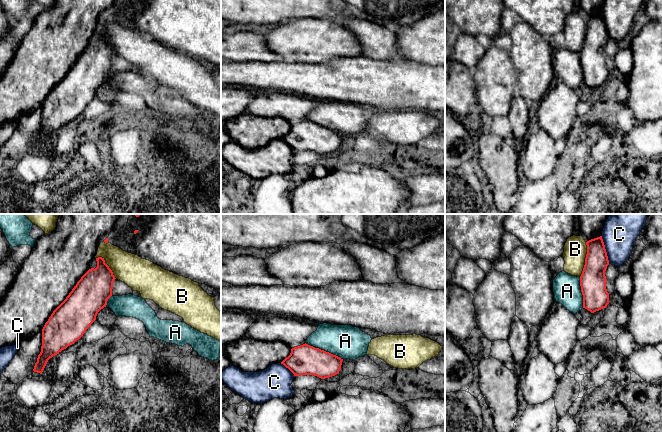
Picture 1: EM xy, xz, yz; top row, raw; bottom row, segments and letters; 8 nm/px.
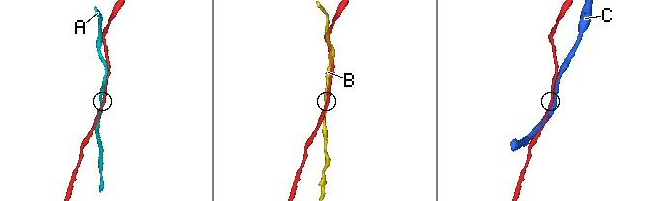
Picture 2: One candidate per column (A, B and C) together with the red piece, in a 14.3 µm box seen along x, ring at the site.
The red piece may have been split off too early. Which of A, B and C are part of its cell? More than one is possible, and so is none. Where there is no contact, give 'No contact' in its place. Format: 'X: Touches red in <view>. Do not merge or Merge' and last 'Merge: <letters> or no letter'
A: Touches red in xz. Do not merge
B: Touches red in yz. Do not merge
C: Touches red in yz. Do not merge
Merge: no letter

